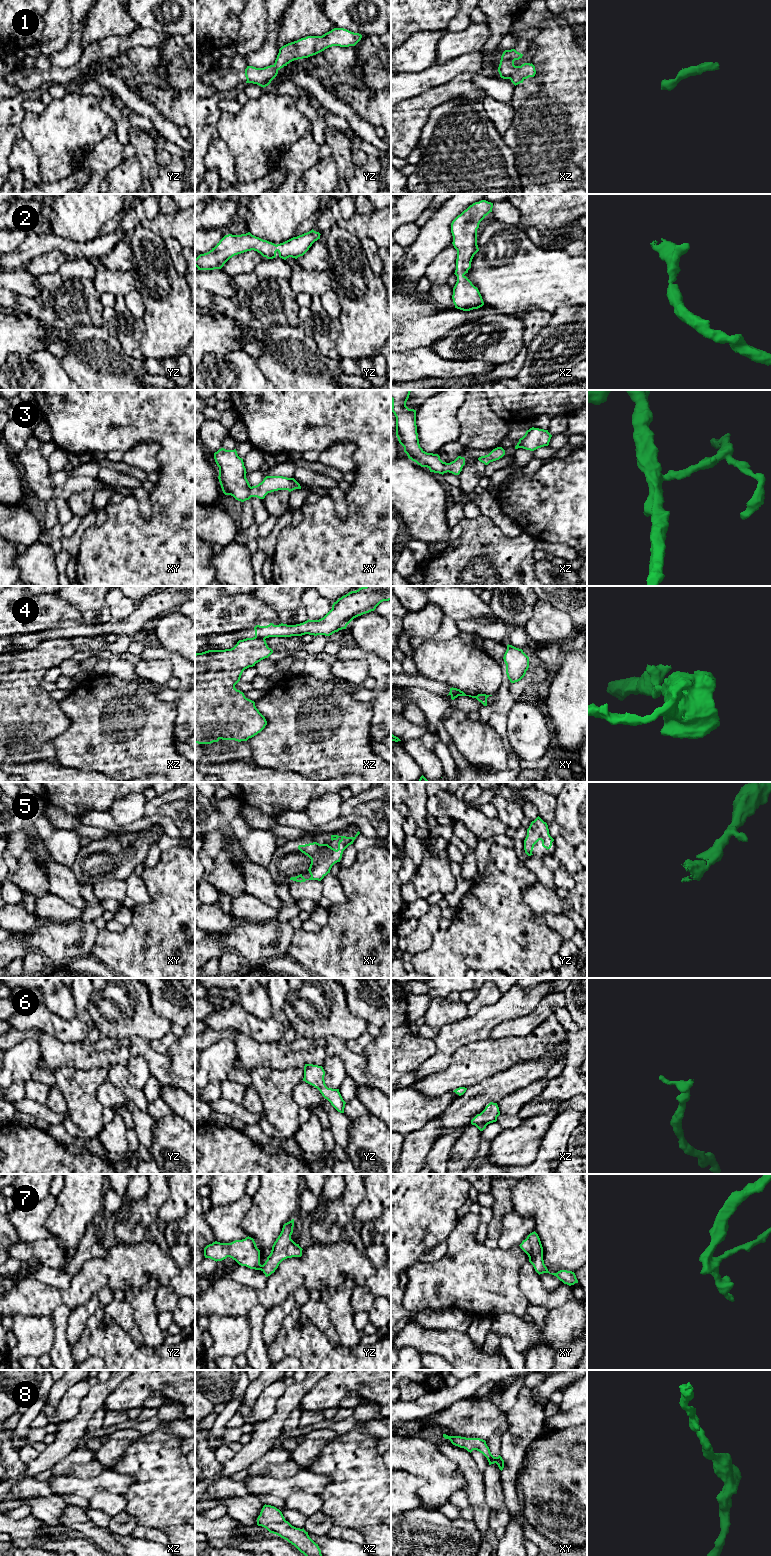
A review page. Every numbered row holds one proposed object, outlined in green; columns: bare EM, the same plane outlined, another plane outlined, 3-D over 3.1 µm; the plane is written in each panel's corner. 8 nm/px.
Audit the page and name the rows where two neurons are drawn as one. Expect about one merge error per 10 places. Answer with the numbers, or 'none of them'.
4

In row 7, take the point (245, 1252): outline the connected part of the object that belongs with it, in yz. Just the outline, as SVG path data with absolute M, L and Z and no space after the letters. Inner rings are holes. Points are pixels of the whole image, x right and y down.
M294 1219L283 1225L282 1231L263 1265L260 1264L260 1250L254 1239L249 1236L231 1243L215 1241L204 1248L204 1256L216 1262L230 1257L241 1266L261 1270L268 1277L275 1272L283 1260L302 1256L303 1249L291 1239L293 1227Z

